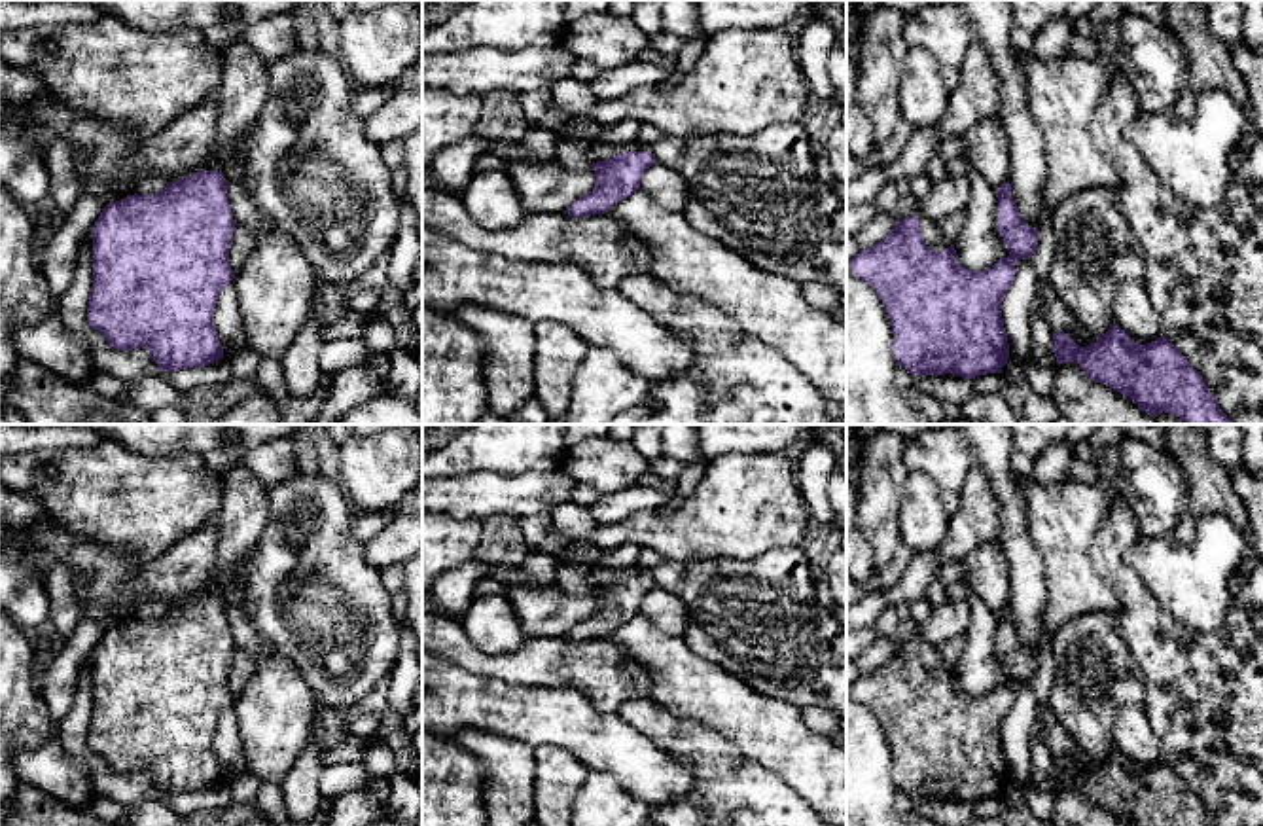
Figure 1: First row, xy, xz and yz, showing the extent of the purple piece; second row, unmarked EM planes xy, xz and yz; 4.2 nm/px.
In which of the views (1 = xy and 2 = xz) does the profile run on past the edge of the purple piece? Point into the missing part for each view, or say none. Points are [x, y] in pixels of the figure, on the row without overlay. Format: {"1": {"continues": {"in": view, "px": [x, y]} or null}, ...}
{"1": {"continues": null}, "2": {"continues": null}}

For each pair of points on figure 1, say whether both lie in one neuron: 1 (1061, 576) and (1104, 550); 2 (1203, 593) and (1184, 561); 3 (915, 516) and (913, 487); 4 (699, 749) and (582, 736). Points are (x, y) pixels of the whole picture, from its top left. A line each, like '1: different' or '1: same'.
1: different
2: same
3: same
4: different

